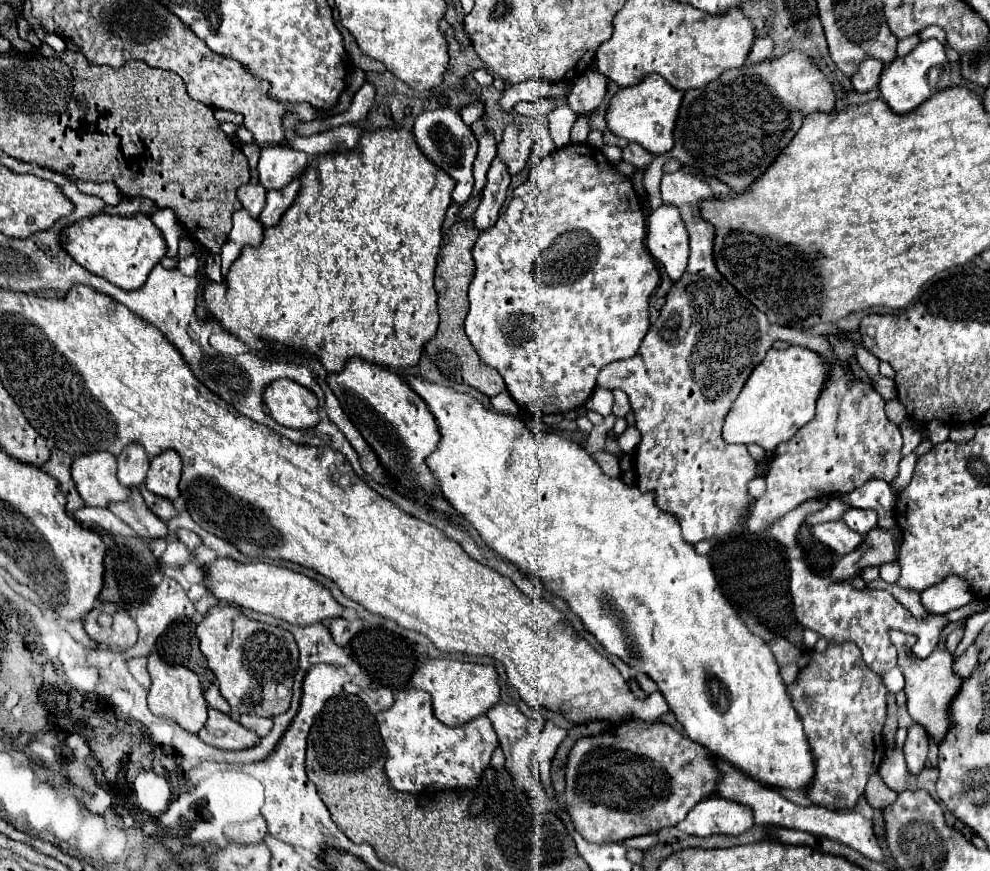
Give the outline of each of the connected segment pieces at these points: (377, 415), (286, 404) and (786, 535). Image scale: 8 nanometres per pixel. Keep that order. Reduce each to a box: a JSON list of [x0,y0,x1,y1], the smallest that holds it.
[[329,358,441,494],[263,380,319,430],[769,499,827,546]]

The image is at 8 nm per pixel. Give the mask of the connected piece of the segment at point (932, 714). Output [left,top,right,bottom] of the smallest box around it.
[889,624,961,742]

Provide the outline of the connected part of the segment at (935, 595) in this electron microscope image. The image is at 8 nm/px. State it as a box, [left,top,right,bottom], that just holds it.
[921,576,973,614]

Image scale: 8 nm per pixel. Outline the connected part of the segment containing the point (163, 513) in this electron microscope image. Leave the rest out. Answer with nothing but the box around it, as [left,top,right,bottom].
[139,484,177,522]

